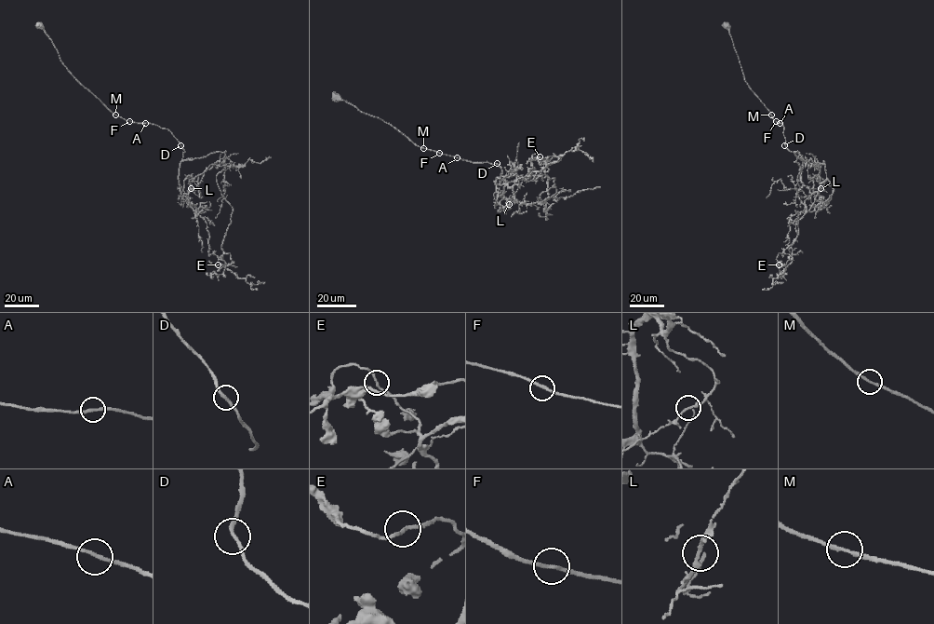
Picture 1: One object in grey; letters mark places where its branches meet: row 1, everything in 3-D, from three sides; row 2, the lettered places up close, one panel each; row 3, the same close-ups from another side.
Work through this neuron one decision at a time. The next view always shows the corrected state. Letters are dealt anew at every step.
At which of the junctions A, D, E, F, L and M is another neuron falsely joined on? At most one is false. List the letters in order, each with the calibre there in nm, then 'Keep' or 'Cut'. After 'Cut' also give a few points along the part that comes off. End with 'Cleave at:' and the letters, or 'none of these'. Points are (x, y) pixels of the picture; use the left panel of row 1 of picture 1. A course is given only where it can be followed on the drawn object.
A: Thickness 200 nm. Keep
D: Thickness 200 nm. Keep
E: Thickness 180 nm. Keep
F: Thickness 200 nm. Keep
L: Thickness 220 nm. Keep
M: Thickness 190 nm. Keep
Cleave at: none of these

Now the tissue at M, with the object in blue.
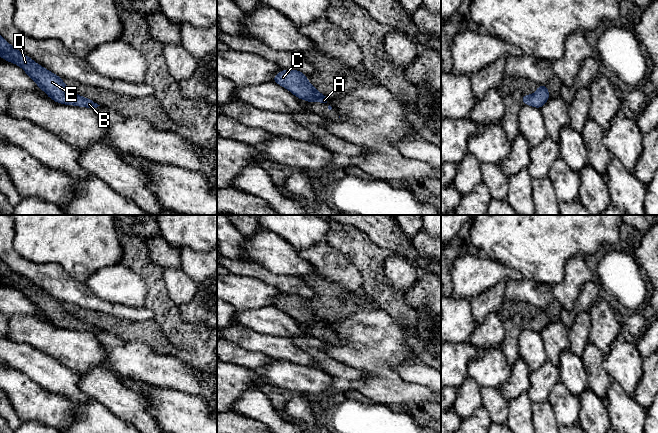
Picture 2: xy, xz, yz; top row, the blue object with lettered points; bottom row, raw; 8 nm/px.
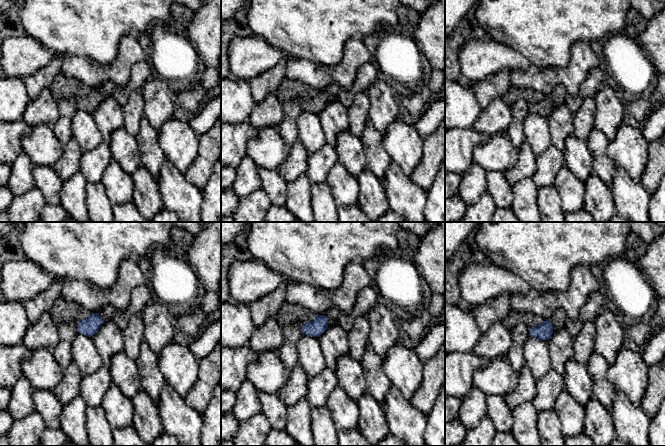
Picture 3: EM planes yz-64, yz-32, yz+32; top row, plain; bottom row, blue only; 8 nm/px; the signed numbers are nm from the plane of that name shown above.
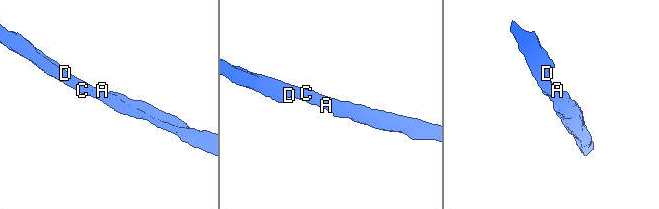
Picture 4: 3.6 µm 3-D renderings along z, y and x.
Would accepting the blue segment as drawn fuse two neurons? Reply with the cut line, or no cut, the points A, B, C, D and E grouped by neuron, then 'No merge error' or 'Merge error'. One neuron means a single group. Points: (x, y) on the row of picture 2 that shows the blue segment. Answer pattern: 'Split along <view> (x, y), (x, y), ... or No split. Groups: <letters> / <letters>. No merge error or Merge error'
No split. Groups: A B C D E. No merge error

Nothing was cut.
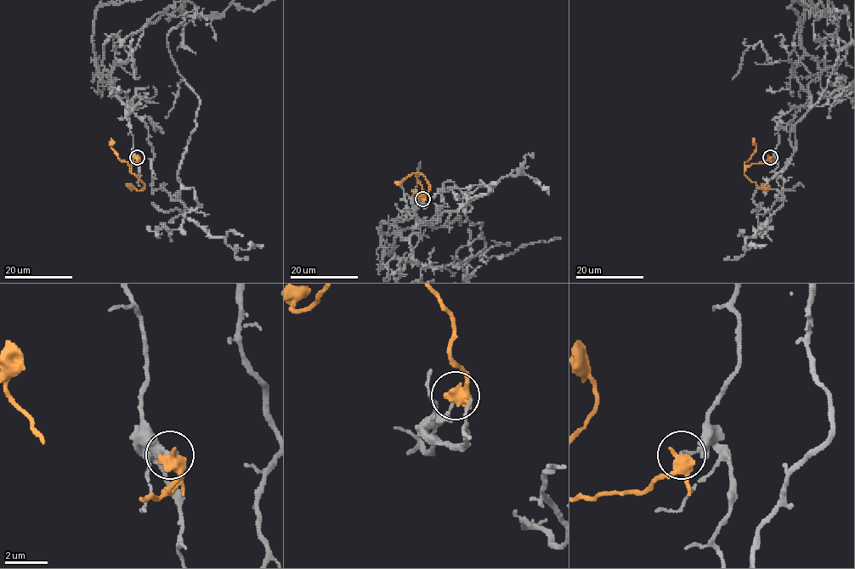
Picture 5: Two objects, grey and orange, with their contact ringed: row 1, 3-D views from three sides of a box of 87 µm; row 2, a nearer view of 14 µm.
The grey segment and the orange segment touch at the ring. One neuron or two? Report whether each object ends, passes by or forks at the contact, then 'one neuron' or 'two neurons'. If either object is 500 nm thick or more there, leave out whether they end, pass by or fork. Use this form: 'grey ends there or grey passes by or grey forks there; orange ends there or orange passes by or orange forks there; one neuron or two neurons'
grey ends there; orange passes by; two neurons

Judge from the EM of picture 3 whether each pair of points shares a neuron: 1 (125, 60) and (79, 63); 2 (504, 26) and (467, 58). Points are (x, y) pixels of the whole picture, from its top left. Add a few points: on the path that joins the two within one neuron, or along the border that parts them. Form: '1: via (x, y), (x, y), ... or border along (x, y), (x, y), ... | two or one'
1: via (114, 70), (90, 70) | one
2: via (514, 43), (513, 50), (506, 50), (484, 58) | one

